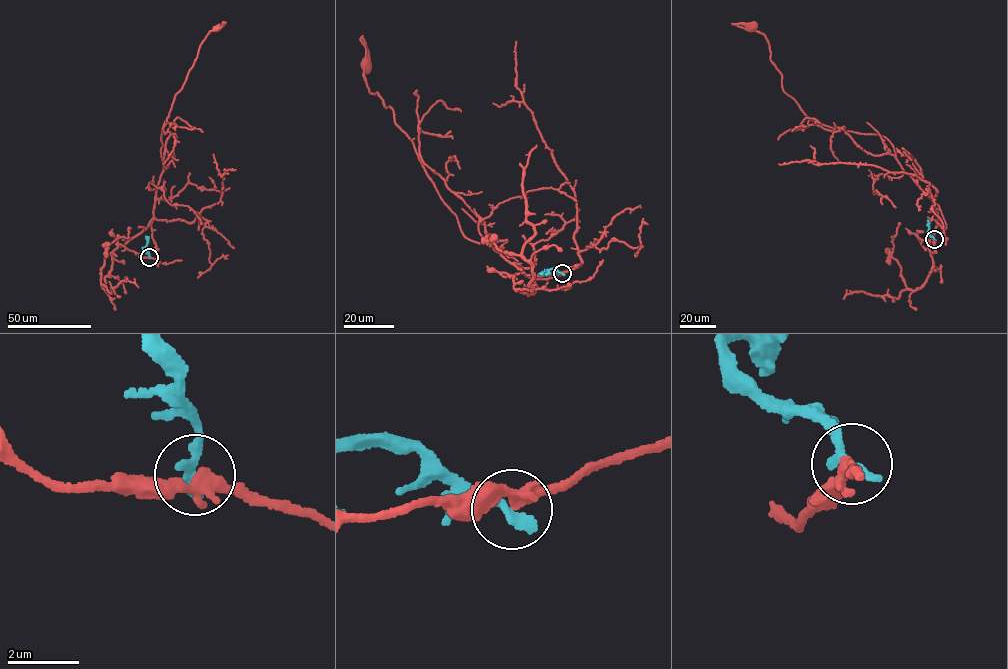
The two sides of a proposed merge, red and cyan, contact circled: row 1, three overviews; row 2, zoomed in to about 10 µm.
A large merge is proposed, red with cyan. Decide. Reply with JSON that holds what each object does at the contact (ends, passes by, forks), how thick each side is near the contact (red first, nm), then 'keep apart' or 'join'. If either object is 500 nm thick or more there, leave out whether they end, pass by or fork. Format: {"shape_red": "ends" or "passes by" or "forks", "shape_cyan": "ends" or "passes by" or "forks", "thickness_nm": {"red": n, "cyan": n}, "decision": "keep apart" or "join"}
{"shape_red": "passes by", "shape_cyan": "ends", "thickness_nm": {"red": 320, "cyan": 380}, "decision": "keep apart"}

